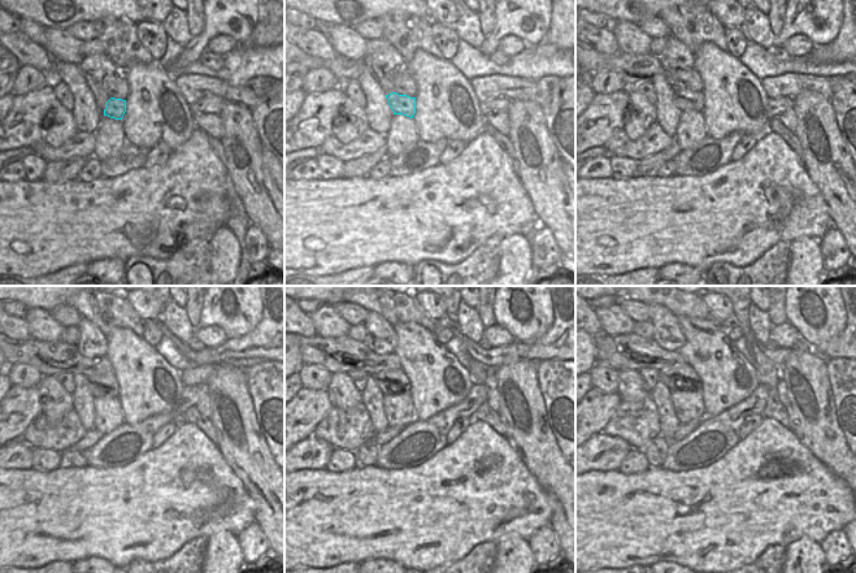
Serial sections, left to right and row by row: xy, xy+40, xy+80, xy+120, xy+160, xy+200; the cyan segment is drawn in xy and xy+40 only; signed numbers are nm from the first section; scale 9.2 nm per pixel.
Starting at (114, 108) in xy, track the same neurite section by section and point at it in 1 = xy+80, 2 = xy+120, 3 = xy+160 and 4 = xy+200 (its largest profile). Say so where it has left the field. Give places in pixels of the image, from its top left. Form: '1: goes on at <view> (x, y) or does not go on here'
1: goes on at xy+80 (685, 99)
2: goes on at xy+120 (100, 385)
3: goes on at xy+160 (391, 382)
4: goes on at xy+200 (678, 377)

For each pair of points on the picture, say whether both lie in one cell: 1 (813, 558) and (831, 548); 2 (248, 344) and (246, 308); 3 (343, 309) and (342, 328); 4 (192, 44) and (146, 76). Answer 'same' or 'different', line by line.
1: different
2: different
3: different
4: different

